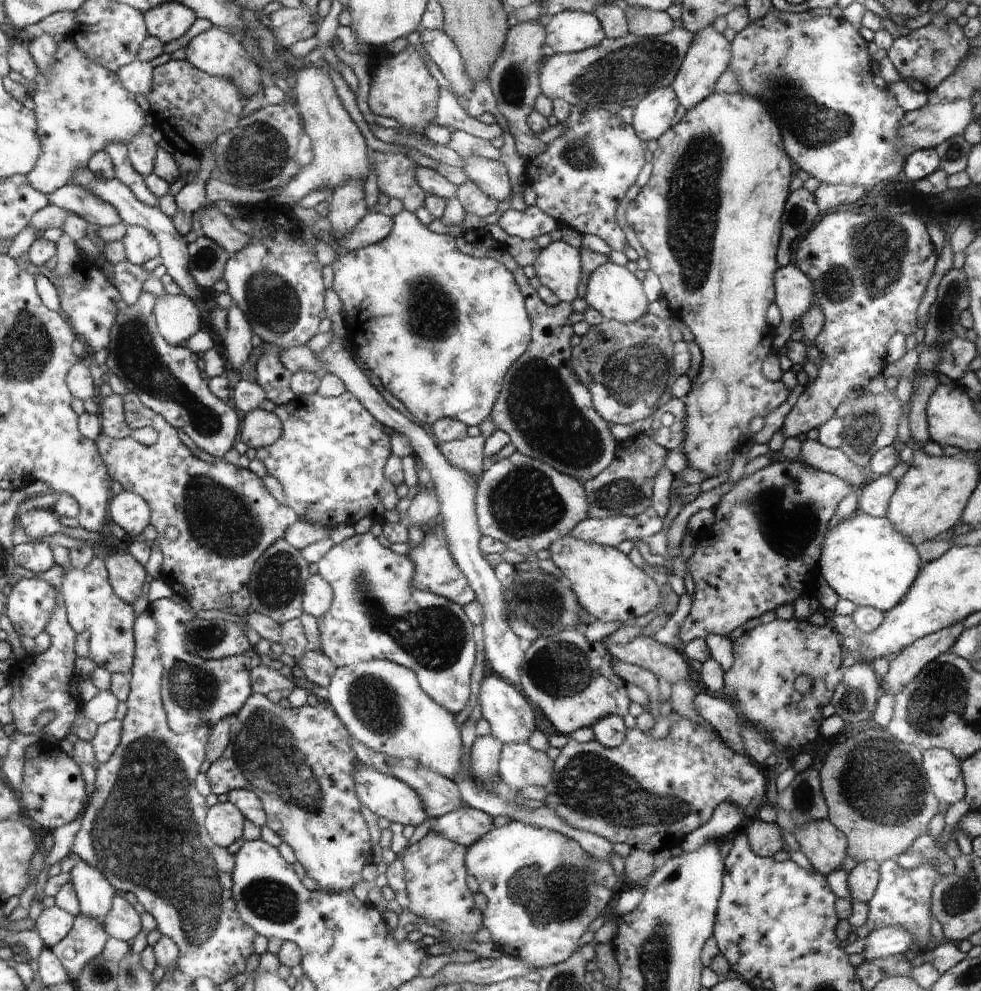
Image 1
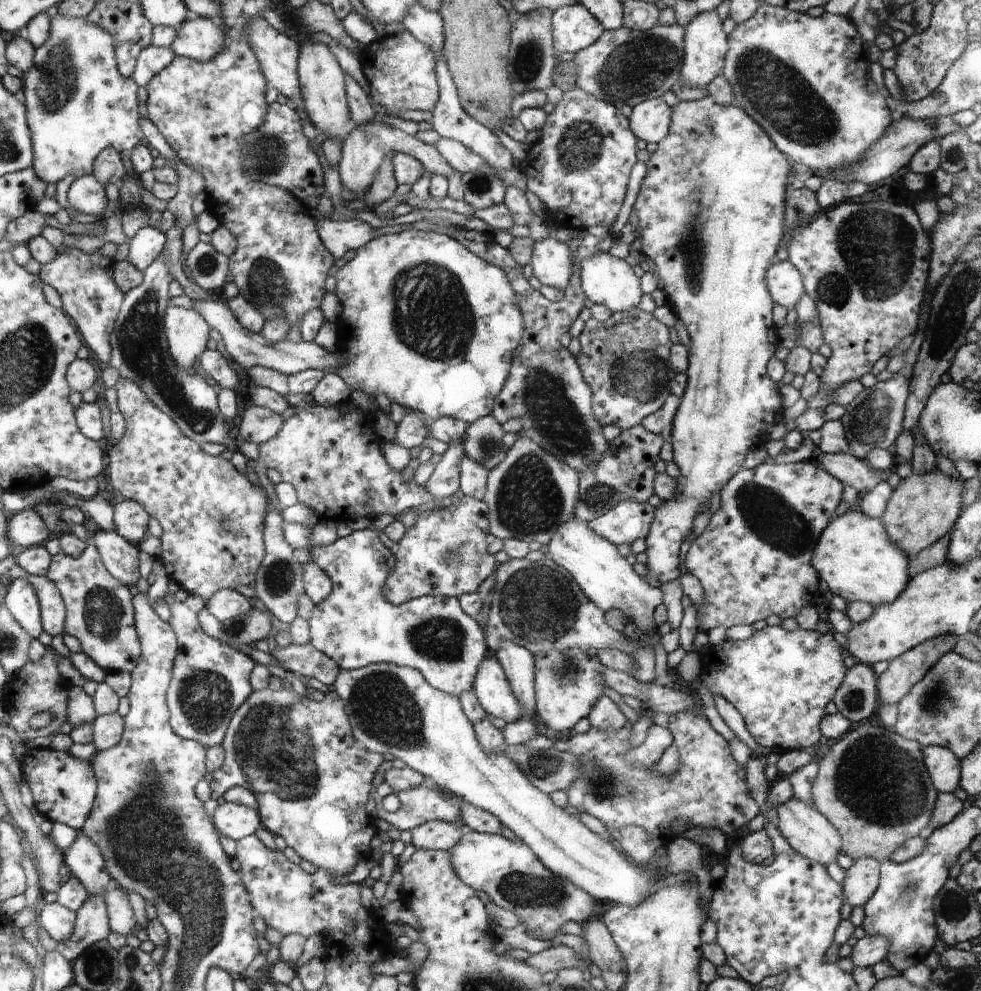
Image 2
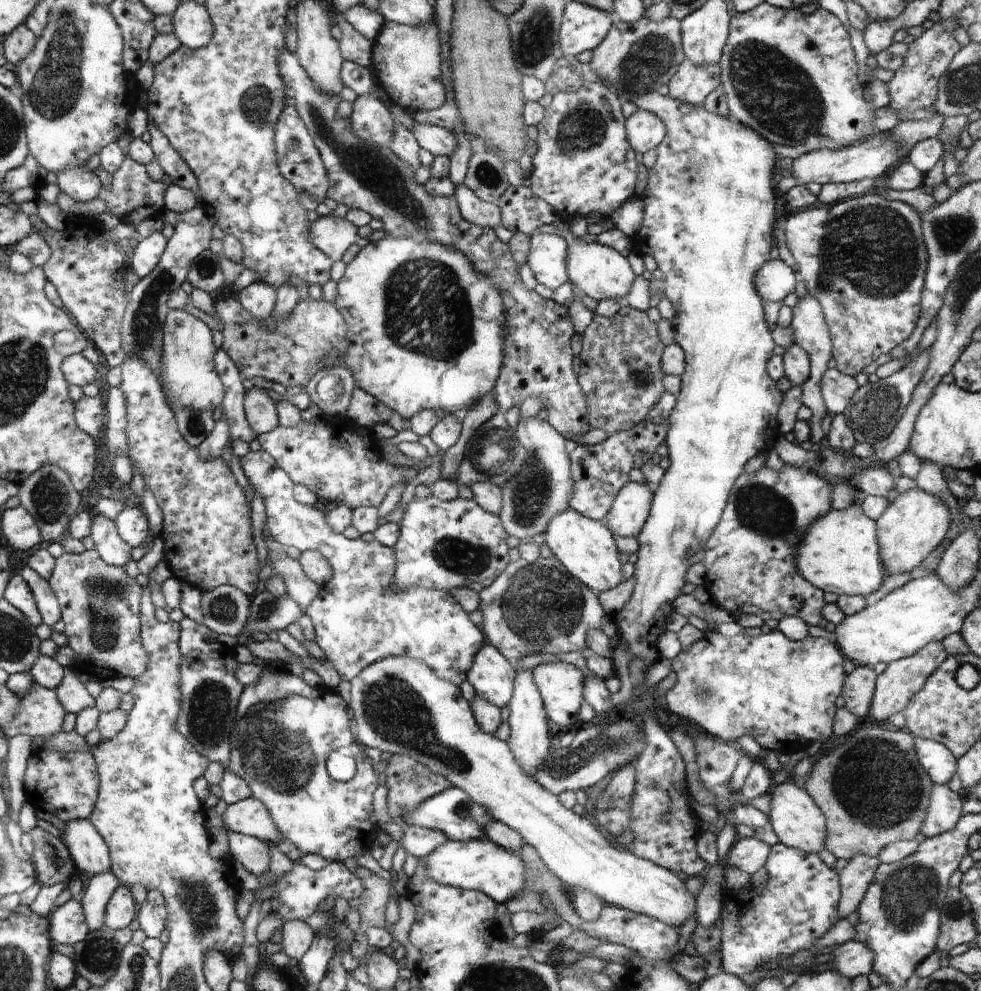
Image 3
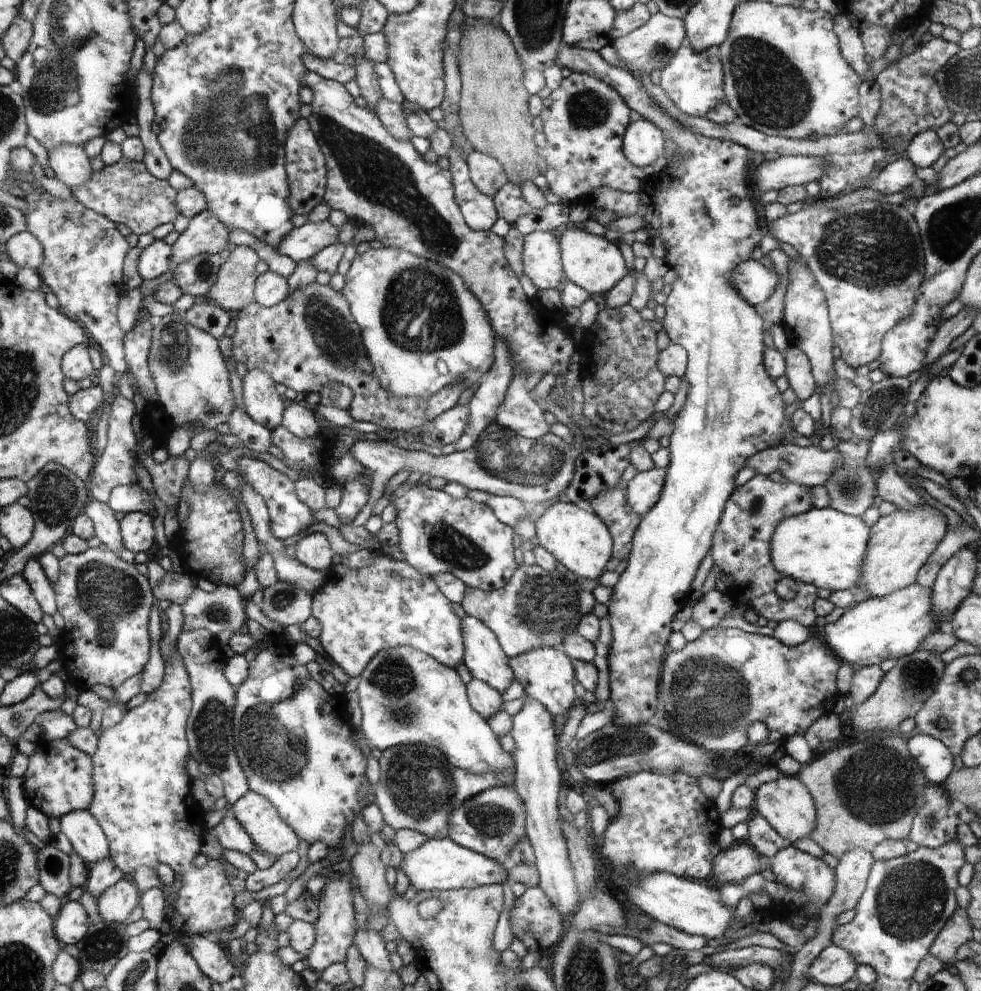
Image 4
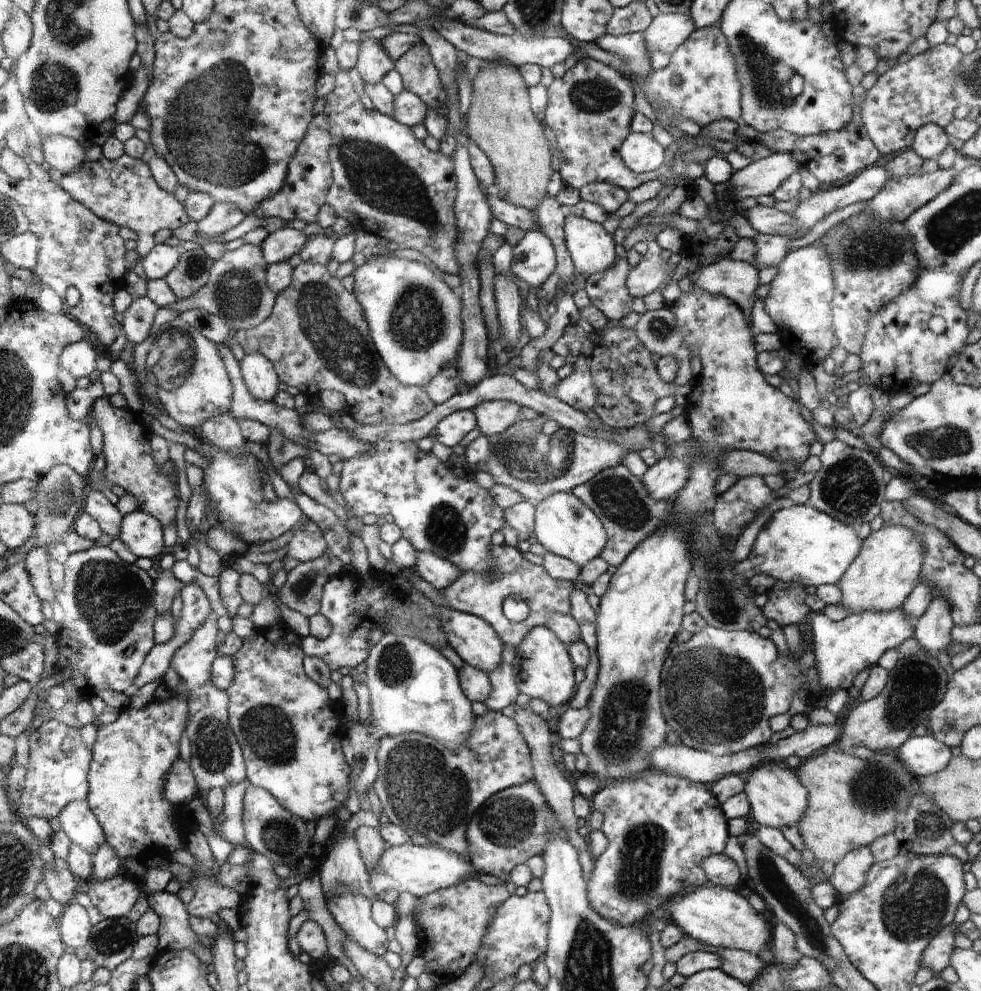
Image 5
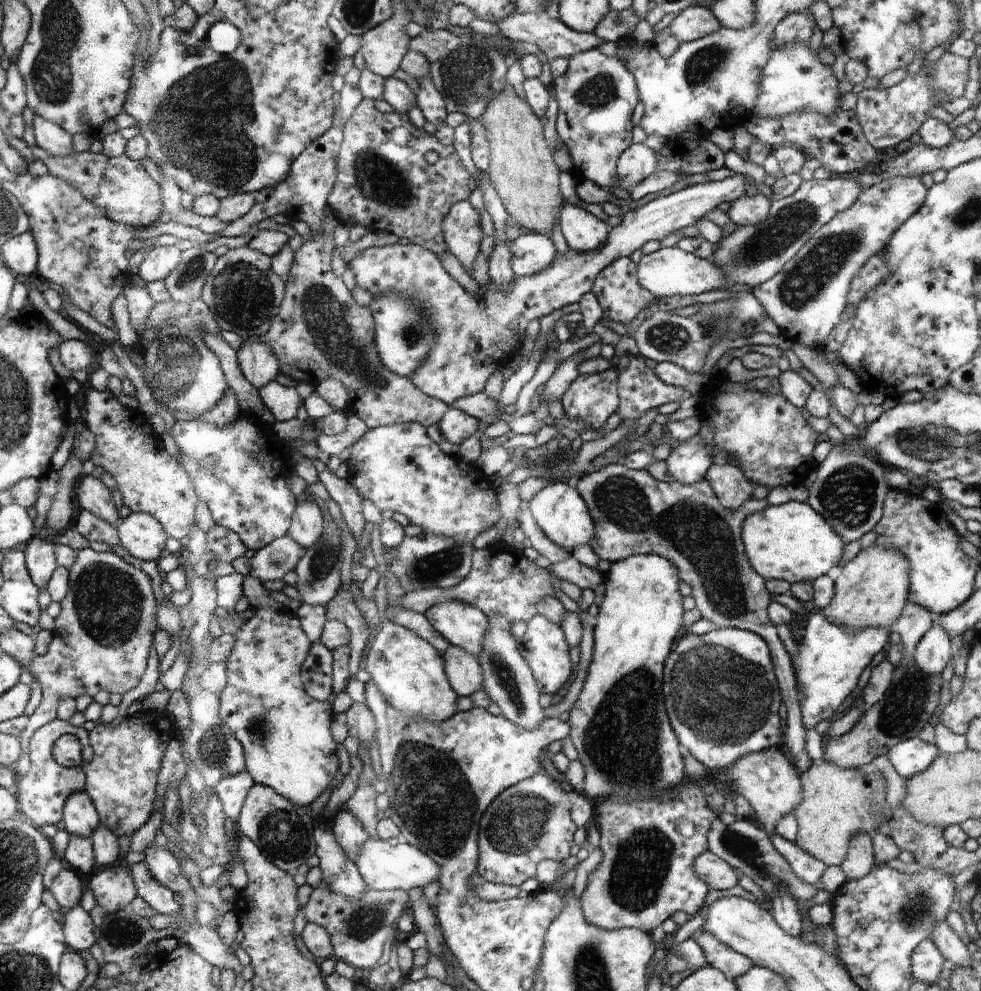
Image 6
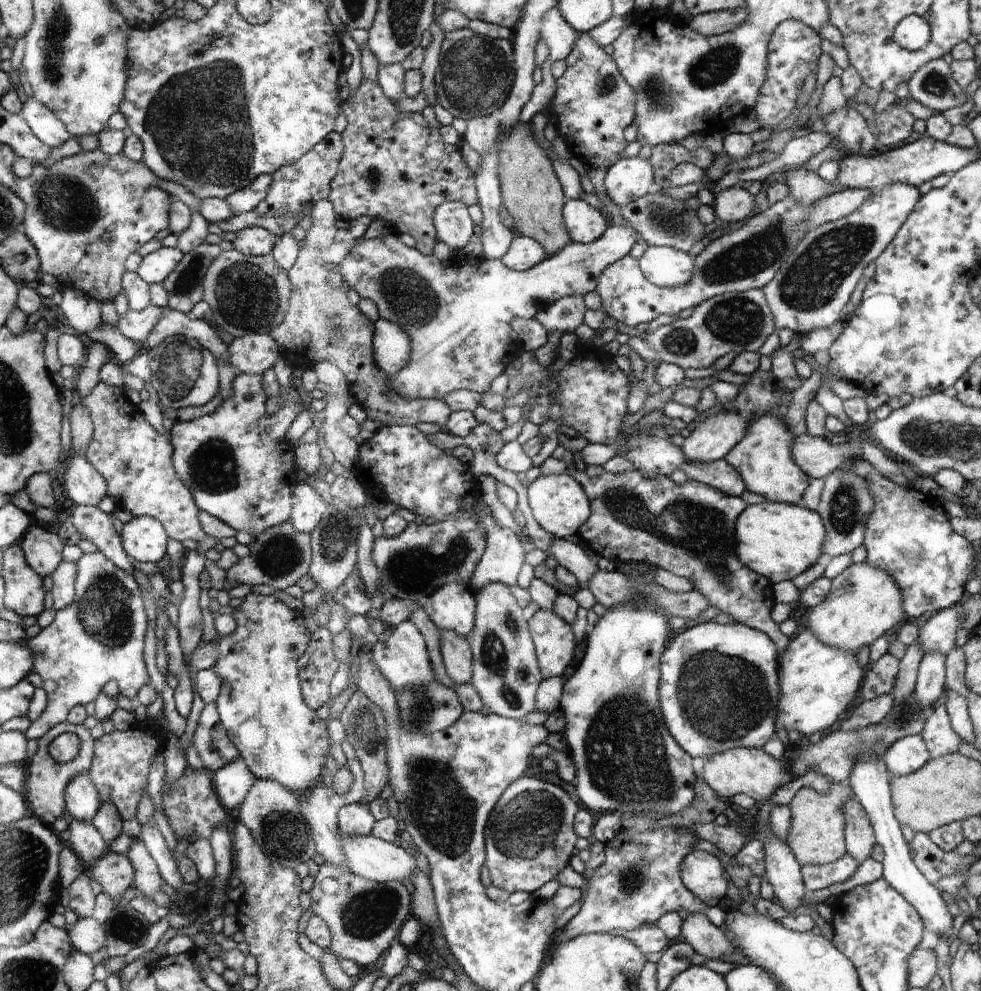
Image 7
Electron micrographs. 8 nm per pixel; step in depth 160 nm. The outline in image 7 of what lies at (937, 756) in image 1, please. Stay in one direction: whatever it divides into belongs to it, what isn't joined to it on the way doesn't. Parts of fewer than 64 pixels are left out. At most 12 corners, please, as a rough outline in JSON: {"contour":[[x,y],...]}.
{"contour":[[921,734],[895,740],[888,770],[912,775],[931,759]]}

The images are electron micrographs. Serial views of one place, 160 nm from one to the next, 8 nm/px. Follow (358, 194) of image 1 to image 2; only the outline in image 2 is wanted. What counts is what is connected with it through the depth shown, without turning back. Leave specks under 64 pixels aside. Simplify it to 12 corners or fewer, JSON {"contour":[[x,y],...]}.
{"contour":[[375,118],[354,128],[336,167],[342,188],[367,192],[388,152],[431,176],[454,176],[433,145]]}

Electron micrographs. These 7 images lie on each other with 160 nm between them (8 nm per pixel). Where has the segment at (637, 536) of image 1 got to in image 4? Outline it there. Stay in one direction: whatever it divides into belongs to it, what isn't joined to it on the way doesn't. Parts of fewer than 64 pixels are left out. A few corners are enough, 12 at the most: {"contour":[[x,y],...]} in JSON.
{"contour":[[655,466],[623,483],[643,516],[658,502],[667,469]]}

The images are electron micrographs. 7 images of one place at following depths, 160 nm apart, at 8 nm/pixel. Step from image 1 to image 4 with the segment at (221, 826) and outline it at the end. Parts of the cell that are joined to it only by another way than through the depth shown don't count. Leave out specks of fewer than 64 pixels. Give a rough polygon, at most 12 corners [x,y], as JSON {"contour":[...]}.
{"contour":[[249,790],[233,804],[262,853],[296,850],[298,832],[265,796]]}

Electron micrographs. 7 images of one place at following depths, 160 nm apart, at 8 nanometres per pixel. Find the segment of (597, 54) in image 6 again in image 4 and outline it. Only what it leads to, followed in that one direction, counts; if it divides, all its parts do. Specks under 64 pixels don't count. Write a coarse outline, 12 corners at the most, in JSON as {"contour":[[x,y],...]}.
{"contour":[[571,73],[543,100],[550,191],[640,190],[624,151],[630,107]]}

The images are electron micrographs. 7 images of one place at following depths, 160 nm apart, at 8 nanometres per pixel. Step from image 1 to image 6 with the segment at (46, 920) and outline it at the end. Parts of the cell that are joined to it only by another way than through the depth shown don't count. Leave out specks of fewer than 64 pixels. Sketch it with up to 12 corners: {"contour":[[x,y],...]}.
{"contour":[[78,905],[65,911],[66,944],[74,951],[95,944],[89,912]]}

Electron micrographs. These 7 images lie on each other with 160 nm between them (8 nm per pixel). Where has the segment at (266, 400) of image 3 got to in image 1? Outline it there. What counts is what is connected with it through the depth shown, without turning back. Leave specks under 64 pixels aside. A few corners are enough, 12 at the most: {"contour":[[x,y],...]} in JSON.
{"contour":[[274,411],[245,414],[238,440],[257,449],[276,443],[284,426]]}

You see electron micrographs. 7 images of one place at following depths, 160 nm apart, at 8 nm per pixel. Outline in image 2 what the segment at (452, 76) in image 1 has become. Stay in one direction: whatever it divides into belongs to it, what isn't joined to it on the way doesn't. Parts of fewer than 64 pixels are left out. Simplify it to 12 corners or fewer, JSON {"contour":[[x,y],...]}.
{"contour":[[414,4],[402,24],[436,57],[444,56],[439,12]]}

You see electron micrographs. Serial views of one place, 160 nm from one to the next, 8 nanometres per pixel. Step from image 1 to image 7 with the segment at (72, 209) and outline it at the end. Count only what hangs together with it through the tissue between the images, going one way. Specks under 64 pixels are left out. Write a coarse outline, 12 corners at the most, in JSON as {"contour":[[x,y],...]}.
{"contour":[[30,97],[19,115],[50,148],[71,137],[54,111]]}

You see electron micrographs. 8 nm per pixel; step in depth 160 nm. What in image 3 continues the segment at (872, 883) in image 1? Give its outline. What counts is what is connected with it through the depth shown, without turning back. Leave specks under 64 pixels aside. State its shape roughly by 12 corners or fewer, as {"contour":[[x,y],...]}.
{"contour":[[856,855],[840,871],[839,918],[856,911],[878,857]]}

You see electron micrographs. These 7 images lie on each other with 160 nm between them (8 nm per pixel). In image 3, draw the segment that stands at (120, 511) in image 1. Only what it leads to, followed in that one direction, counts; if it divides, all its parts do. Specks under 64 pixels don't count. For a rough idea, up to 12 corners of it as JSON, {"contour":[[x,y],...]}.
{"contour":[[124,507],[115,522],[131,548],[148,538],[140,507]]}

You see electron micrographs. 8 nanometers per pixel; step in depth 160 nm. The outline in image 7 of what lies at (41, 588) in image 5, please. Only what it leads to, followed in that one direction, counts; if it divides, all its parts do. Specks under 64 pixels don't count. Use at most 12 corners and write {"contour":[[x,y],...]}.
{"contour":[[32,524],[18,543],[39,575],[51,575],[65,545]]}

